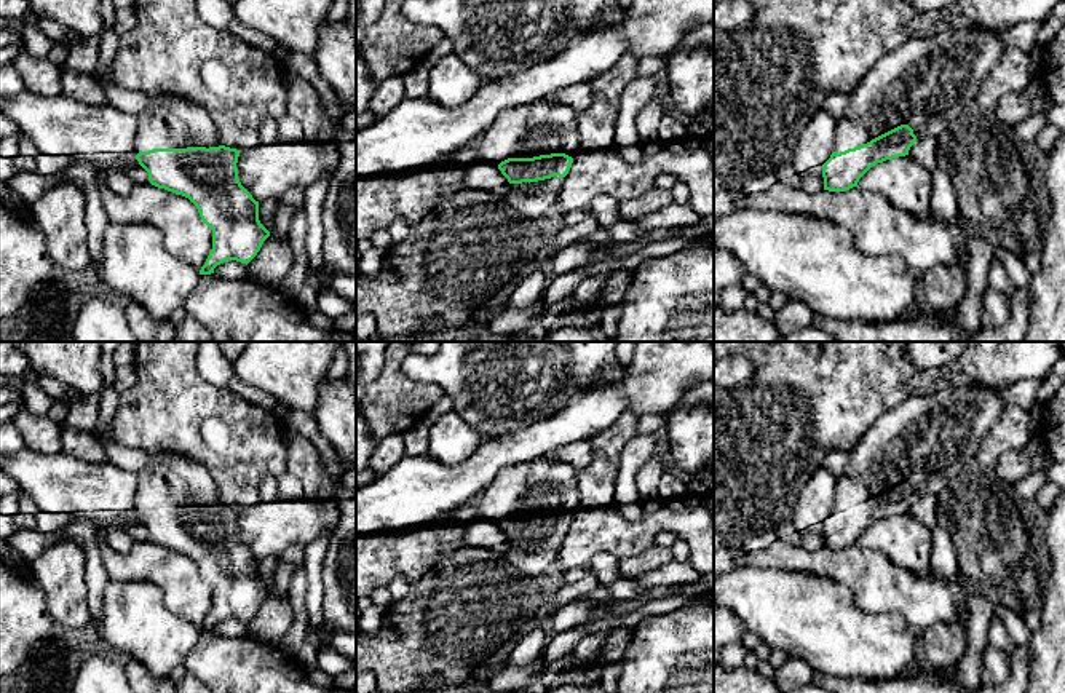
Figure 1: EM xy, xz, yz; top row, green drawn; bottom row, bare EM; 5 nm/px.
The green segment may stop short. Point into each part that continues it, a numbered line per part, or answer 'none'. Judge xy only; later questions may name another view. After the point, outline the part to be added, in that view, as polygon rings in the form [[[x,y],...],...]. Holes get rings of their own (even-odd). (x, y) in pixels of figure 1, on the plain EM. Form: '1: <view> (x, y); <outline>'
1: xy (178, 479); [[[171,450],[158,452],[161,461],[137,471],[136,509],[153,506],[219,505],[222,493],[209,469]]]

